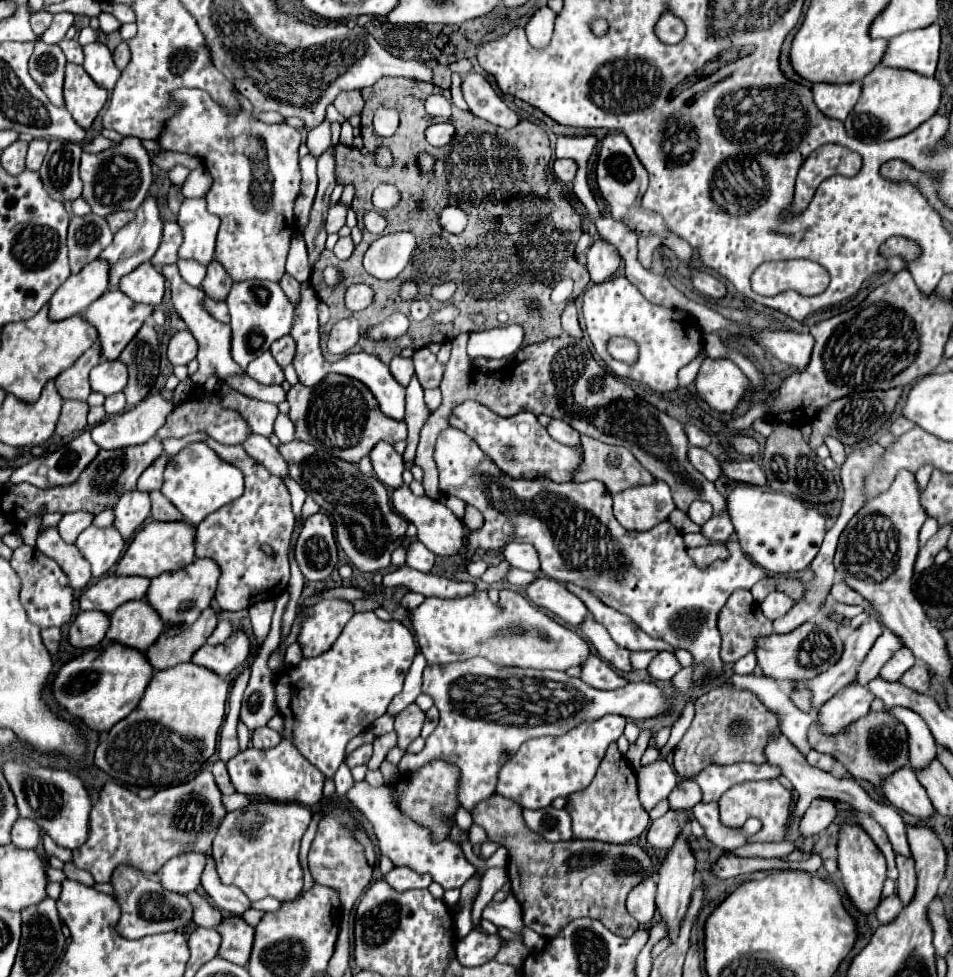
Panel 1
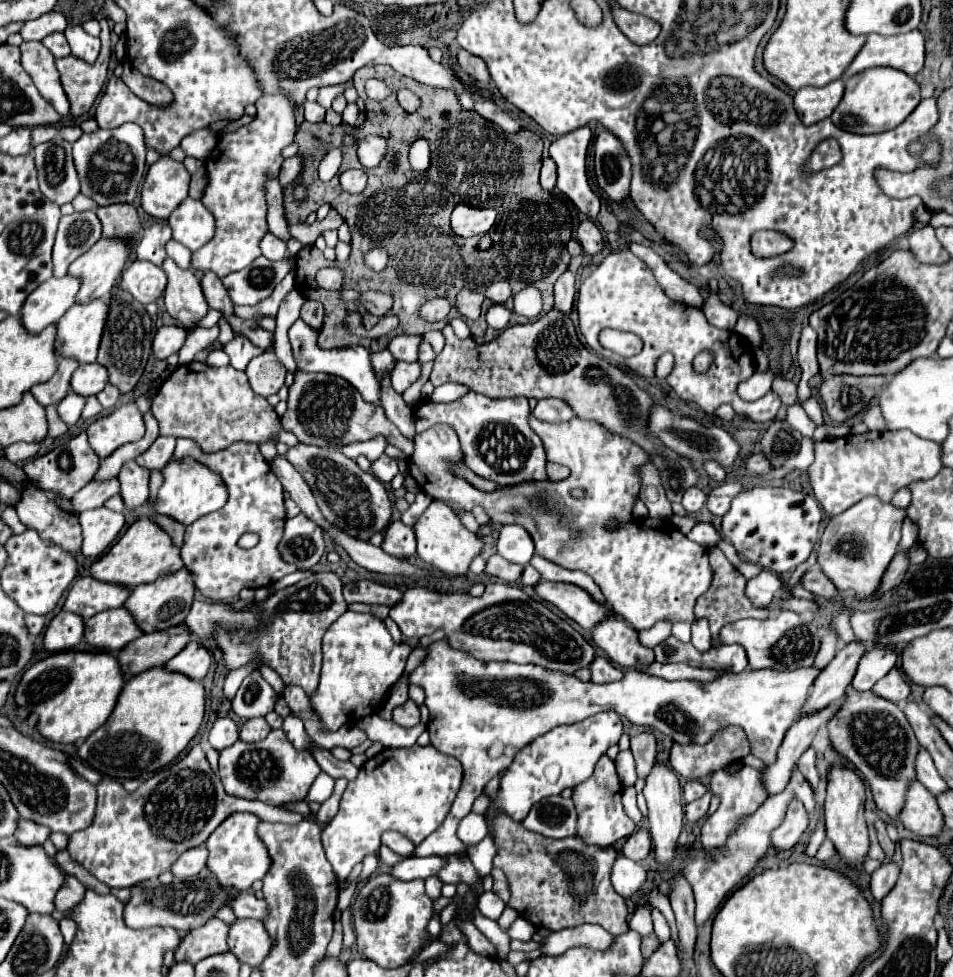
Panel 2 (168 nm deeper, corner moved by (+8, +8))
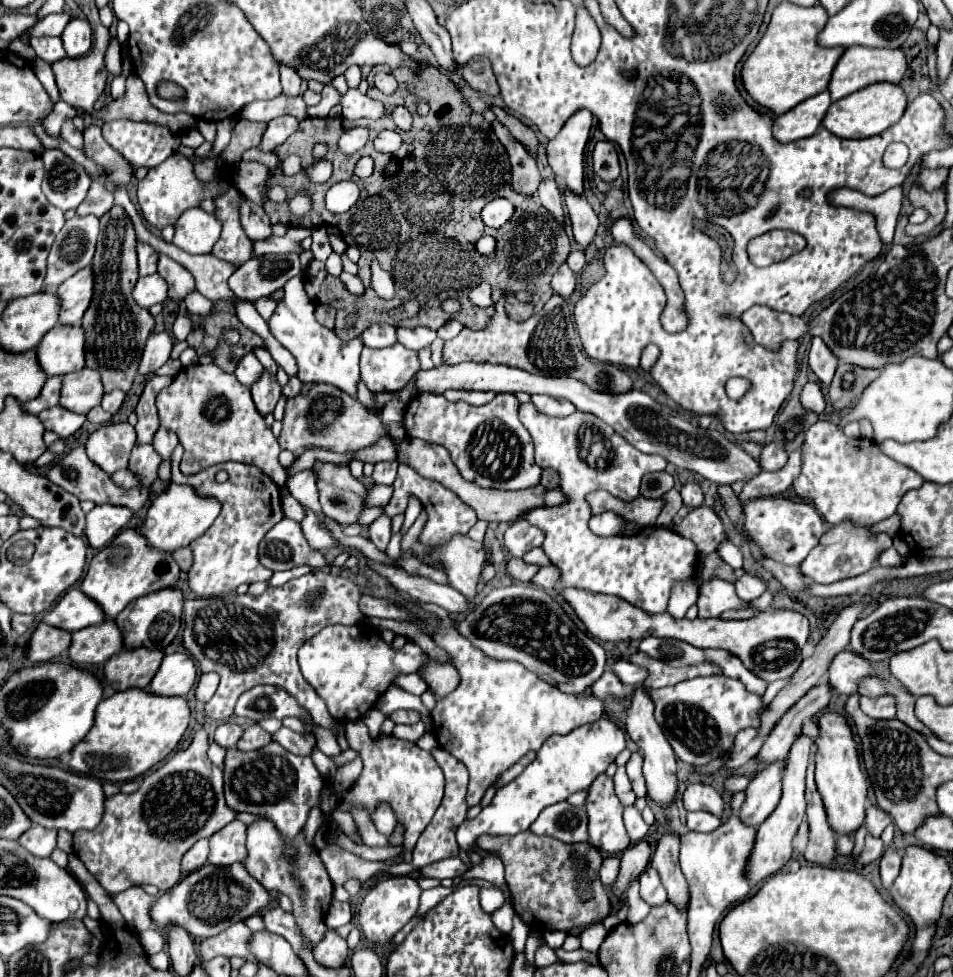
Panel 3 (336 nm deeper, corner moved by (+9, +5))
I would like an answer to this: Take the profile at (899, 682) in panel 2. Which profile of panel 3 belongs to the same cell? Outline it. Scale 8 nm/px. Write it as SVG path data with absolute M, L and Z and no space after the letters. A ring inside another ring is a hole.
M860 697L860 709L874 719L894 719L896 717L896 705L892 697Z

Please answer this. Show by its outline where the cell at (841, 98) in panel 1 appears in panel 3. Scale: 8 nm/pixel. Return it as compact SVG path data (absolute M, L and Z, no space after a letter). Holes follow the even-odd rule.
M828 91L814 95L814 97L798 103L788 113L778 115L774 119L772 135L780 143L792 143L792 141L798 141L804 137L812 137L812 133L818 131L828 107L830 107Z

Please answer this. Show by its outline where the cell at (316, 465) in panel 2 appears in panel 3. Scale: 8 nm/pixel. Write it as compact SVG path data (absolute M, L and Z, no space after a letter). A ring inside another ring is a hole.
M316 463L314 469L318 471L322 511L340 525L356 523L356 517L362 513L364 485L350 475L348 467Z

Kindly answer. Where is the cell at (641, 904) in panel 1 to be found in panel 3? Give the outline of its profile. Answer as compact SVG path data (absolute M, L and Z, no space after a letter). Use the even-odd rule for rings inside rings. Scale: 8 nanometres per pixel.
M606 857L602 861L602 867L600 867L600 881L604 885L612 885L618 877L618 865L620 865L620 859L618 857Z

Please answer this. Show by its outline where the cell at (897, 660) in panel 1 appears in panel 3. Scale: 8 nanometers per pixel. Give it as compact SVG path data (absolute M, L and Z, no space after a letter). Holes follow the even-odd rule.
M840 651L828 667L828 683L838 693L852 695L858 691L860 679L868 677L870 673L872 673L872 667L864 657L852 651Z

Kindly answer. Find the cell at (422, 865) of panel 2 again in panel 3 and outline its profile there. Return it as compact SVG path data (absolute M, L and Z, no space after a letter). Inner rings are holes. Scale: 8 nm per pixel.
M448 857L442 861L436 861L424 869L420 869L422 877L434 877L434 879L444 879L444 877L460 877L468 871L468 865L460 857Z

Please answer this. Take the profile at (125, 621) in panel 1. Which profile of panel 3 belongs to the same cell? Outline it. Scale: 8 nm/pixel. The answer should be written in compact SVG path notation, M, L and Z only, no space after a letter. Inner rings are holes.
M104 621L72 633L68 659L74 665L98 665L122 651L122 633L114 621Z

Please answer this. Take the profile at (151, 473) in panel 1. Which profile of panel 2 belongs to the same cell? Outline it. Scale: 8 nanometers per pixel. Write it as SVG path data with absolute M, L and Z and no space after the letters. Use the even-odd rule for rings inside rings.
M159 436L153 446L135 458L139 466L145 466L147 470L161 470L173 456L175 450L175 438L173 436Z

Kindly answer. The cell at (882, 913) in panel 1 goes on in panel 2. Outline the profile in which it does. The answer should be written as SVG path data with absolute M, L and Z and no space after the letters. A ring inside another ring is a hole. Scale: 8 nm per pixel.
M885 862L881 864L879 870L873 872L871 876L871 894L877 902L881 902L895 886L899 876L899 864L897 862Z

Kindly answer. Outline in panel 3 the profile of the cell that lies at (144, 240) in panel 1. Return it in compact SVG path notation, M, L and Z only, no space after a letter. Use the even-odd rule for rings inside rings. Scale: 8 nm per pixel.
M86 267L78 271L74 277L66 279L58 289L56 295L60 299L60 325L78 325L84 311L88 309L88 303L92 299L92 287L94 287L92 269Z

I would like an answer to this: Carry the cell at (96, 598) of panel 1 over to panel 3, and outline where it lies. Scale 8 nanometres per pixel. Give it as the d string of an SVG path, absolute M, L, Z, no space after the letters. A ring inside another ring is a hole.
M70 589L48 613L44 613L42 621L46 625L74 633L74 631L80 631L84 627L102 623L104 613L80 589Z

